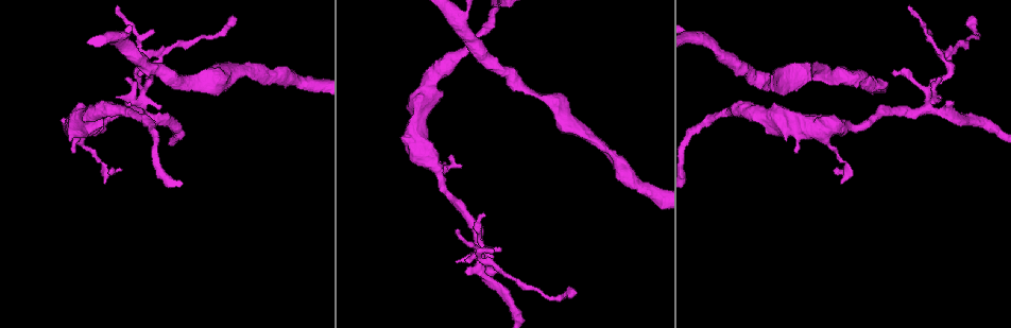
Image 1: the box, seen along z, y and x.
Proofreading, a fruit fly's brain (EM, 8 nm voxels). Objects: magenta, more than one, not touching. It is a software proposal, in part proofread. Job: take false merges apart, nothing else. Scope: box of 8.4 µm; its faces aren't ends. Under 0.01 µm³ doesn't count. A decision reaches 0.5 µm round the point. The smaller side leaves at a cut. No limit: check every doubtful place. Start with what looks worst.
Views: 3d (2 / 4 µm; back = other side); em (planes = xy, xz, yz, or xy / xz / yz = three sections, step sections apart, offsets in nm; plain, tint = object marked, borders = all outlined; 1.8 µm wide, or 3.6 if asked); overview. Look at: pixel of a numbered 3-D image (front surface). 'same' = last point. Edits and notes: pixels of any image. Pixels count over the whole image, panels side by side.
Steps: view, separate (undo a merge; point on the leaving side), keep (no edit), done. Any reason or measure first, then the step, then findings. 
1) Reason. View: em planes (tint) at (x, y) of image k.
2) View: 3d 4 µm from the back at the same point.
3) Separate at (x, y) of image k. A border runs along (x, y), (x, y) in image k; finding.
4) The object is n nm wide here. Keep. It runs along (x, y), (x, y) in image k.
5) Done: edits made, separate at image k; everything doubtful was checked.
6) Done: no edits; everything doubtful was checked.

Thick turns thin. View: em yz step 16 (tint) at (924, 107) of image 1.

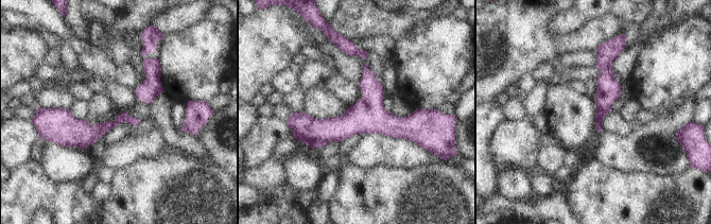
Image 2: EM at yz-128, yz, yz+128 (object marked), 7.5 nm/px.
Cut it another way. View: em planes (tint) at the same point.

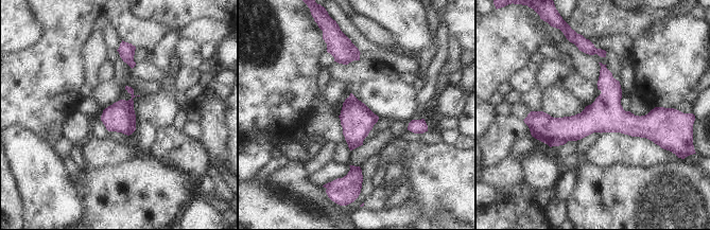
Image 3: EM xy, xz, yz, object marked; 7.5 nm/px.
Keep. It runs along (658, 109), (645, 122), (543, 125), (531, 117) in image 3; all the same neuron.

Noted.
Arms part here. View: 3d 4 µm at (456, 22) of image 1.

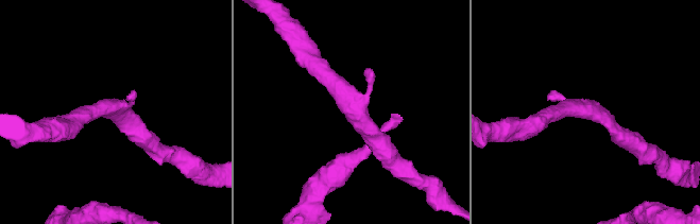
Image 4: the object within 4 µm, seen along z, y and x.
3 arms meet here; need the tissue. View: em xz step 8 (tint) at (589, 111) of image 4.

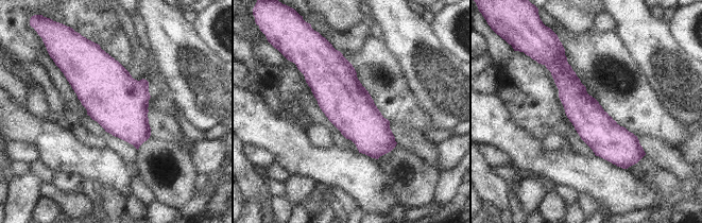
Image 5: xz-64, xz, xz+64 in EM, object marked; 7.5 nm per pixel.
View: em planes (borders) at the same point.

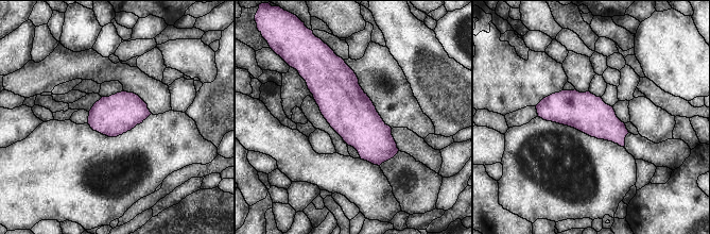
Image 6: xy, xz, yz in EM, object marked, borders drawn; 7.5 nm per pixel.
Keep. All the same neuron.

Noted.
Small branch off a trunk. View: 3d 4 µm at (828, 125) of image 1.

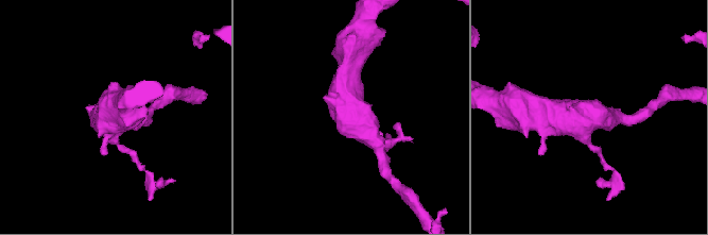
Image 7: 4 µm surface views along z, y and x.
View: em 3.6 µm planes (plain) at (589, 116) of image 7.

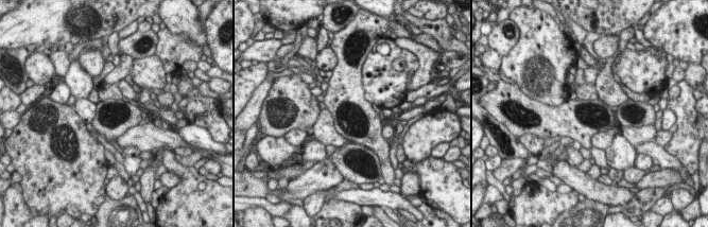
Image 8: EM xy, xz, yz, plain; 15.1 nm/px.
View: em 3.6 µm planes (tint) at the same point.

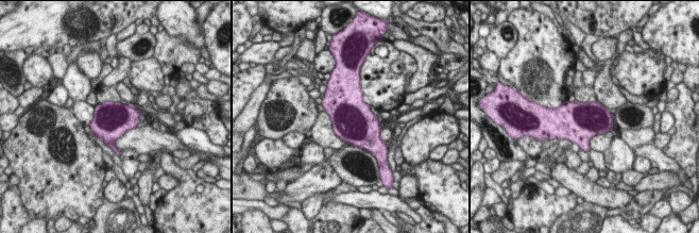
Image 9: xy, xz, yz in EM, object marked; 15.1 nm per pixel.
Keep. All the same neuron.

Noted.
Three-way junction. View: 3d 2 µm from the back at (490, 270) of image 1.

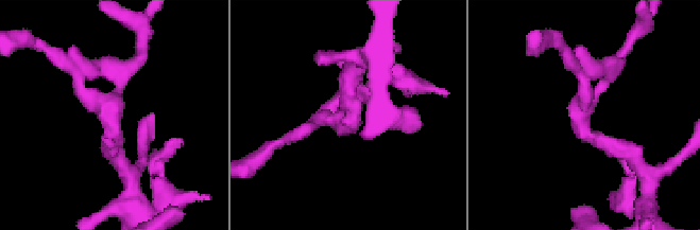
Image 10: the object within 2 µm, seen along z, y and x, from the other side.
Shape alone is not enough. View: em xz step 4 (tint) at (106, 103) of image 10.

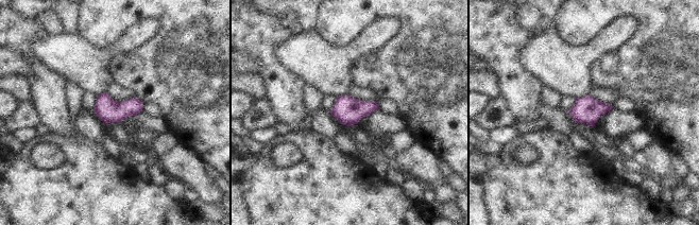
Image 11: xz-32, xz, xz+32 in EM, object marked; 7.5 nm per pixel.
The object is 180 nm wide here. Keep. Continuous, no second neuron.

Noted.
Done: no edits; everything doubtful was checked.

